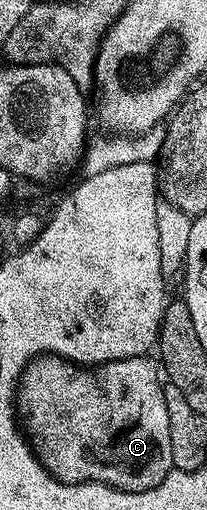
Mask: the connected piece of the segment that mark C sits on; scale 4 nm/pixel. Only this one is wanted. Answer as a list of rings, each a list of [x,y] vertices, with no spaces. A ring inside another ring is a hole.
[[[53,354],[35,356],[22,372],[16,389],[16,411],[20,417],[21,427],[24,429],[37,457],[58,480],[66,484],[85,484],[97,478],[110,488],[118,488],[122,492],[147,492],[149,488],[158,488],[171,475],[174,468],[172,458],[172,434],[168,430],[168,406],[164,402],[164,380],[160,375],[157,363],[150,361],[149,355],[133,356],[123,360],[113,360],[107,364],[94,367],[79,366]]]

